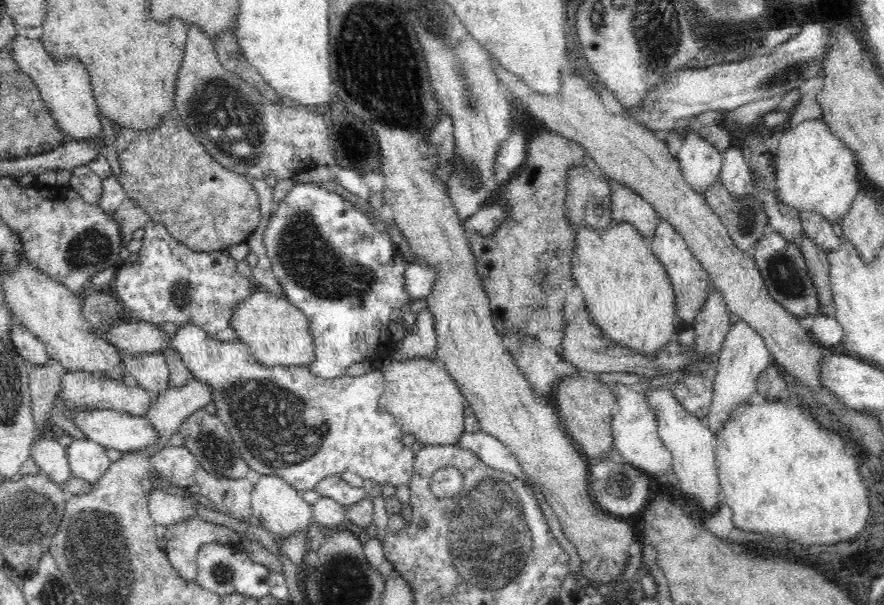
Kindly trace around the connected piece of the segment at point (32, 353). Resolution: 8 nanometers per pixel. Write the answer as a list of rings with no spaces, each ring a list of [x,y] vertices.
[[[14,322],[9,337],[16,352],[29,363],[43,365],[49,358],[43,342],[19,322]]]

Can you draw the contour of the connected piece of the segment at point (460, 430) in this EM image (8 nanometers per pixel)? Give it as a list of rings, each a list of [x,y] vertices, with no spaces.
[[[388,358],[382,362],[384,392],[379,398],[381,408],[390,413],[406,434],[414,434],[416,441],[426,445],[455,445],[464,434],[464,401],[454,379],[437,361],[406,359],[400,362]]]

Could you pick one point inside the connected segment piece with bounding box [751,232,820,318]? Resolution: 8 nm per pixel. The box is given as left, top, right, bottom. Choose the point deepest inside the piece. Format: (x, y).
(782, 265)

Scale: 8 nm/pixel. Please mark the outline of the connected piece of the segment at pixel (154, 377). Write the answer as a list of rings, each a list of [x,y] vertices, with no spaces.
[[[123,351],[121,374],[155,395],[168,389],[169,368],[163,353],[135,355]]]

